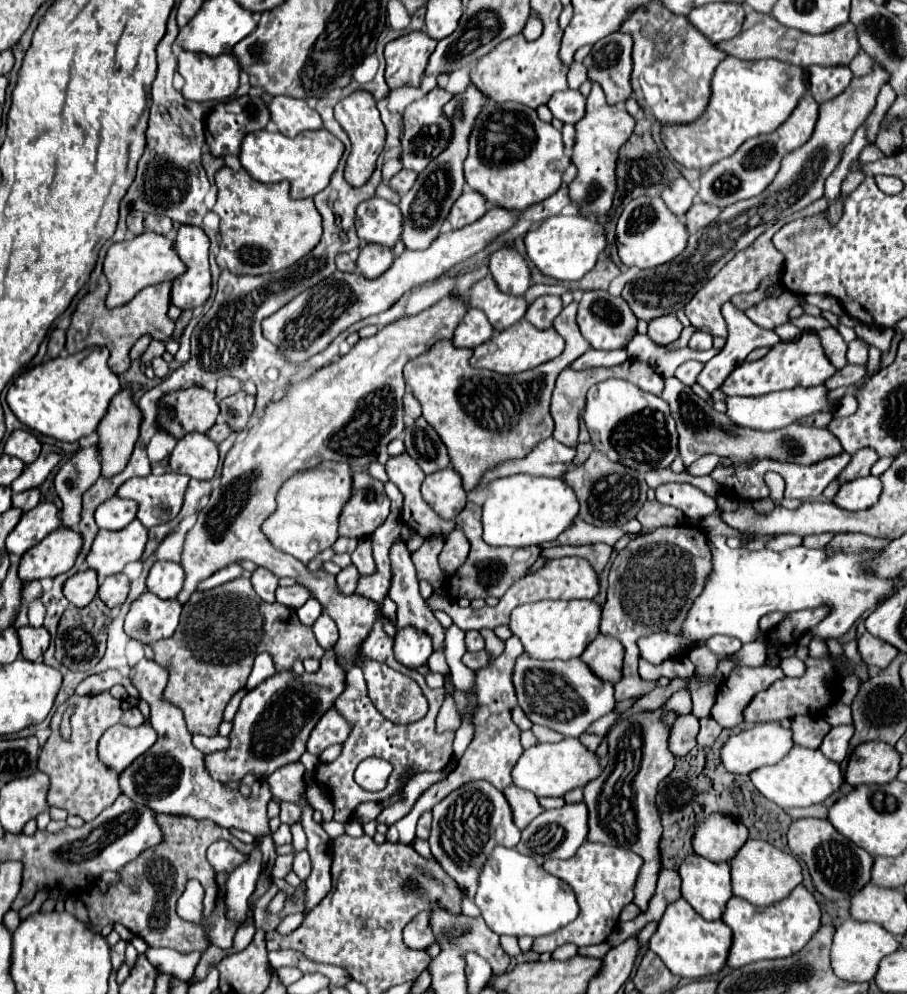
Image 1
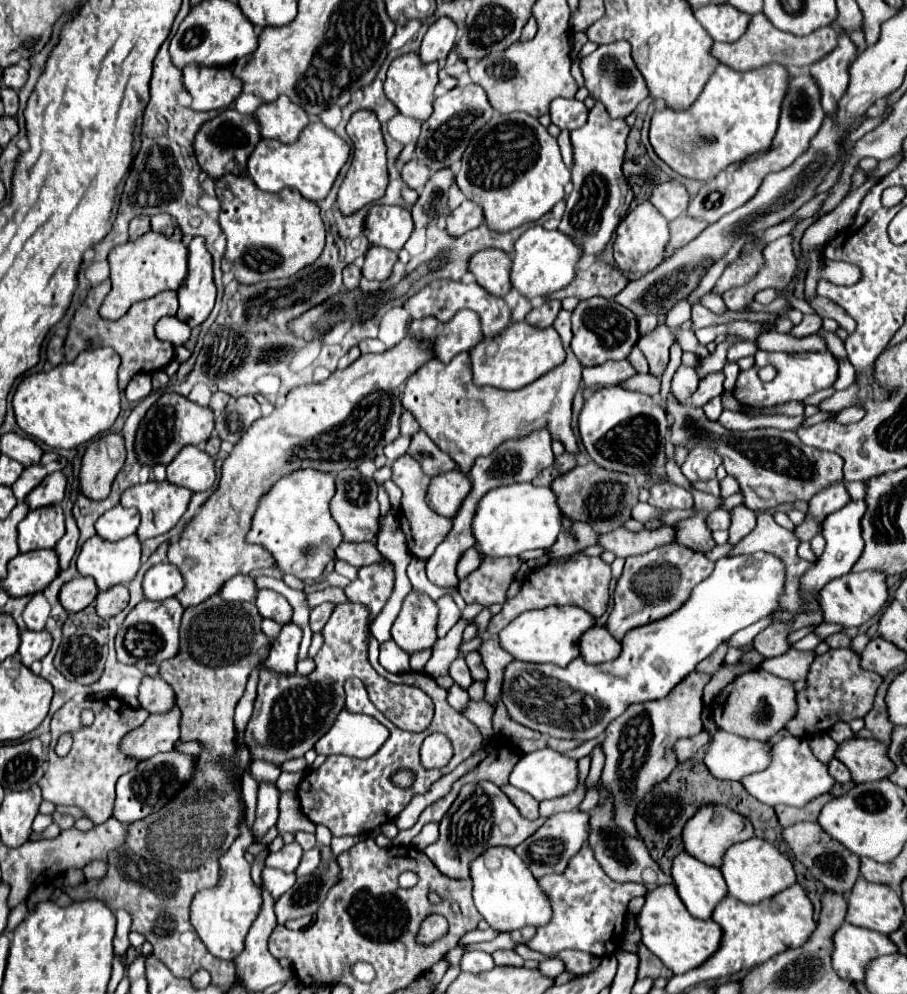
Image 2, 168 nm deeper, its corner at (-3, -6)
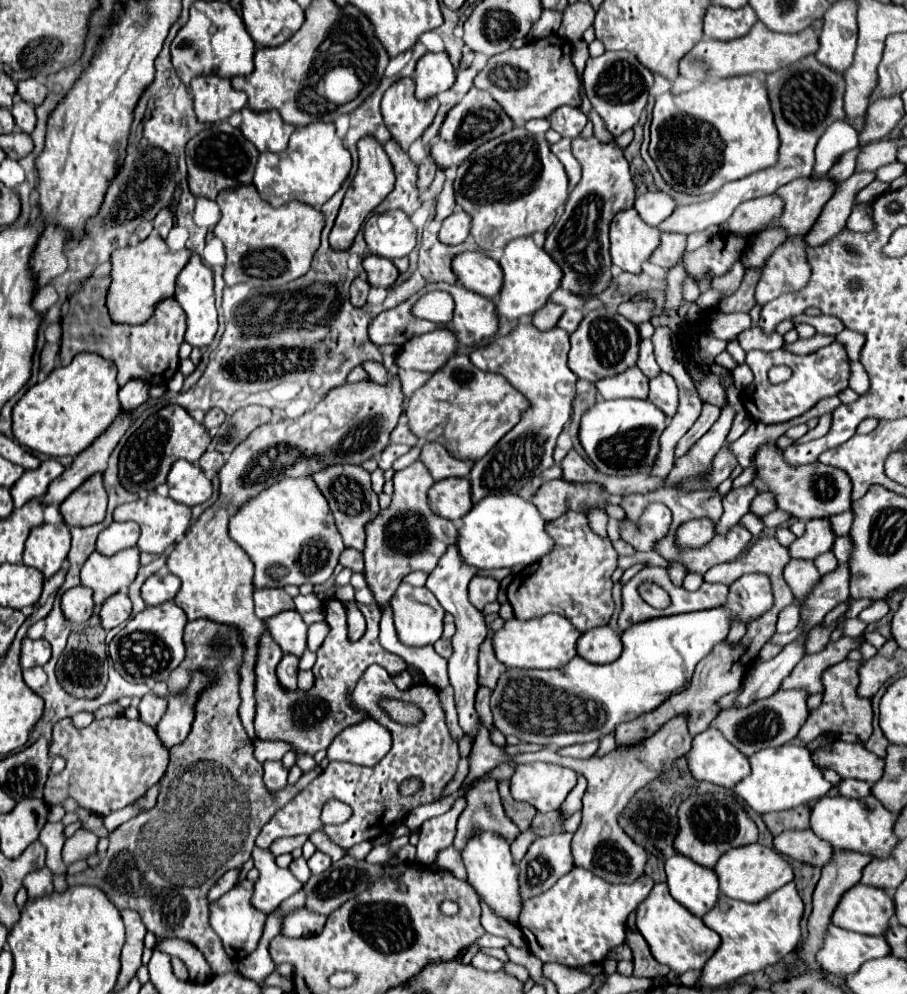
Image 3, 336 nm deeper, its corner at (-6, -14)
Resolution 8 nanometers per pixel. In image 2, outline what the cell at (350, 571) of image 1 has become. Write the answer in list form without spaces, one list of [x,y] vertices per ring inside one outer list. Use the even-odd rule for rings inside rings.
[[[325,602],[325,604],[311,610],[311,630],[313,632],[319,632],[327,624],[329,616],[333,614],[333,608],[335,608],[333,602]]]

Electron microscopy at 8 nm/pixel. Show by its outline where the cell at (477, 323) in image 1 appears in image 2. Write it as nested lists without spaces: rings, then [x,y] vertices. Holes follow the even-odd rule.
[[[459,310],[451,322],[443,324],[437,332],[433,350],[441,362],[451,362],[453,356],[461,352],[469,352],[483,340],[481,320],[477,320],[475,312]]]

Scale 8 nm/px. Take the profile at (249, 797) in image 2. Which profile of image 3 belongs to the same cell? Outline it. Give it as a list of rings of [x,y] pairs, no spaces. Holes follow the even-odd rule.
[[[254,848],[252,858],[254,858],[254,866],[260,872],[260,878],[254,884],[252,906],[262,910],[264,914],[270,914],[286,898],[298,892],[302,888],[302,882],[288,868],[278,868],[274,862],[274,854],[268,850]]]

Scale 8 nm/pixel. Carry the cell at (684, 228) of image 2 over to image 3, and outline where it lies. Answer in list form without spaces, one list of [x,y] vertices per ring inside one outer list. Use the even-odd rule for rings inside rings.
[[[662,232],[660,234],[660,246],[650,256],[650,262],[668,270],[680,262],[684,252],[686,252],[686,236],[684,234]]]

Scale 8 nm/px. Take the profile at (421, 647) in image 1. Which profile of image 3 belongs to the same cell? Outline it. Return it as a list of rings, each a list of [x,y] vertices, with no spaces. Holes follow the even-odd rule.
[[[400,584],[390,606],[394,610],[394,626],[398,638],[406,646],[434,644],[442,636],[444,608],[428,588]]]

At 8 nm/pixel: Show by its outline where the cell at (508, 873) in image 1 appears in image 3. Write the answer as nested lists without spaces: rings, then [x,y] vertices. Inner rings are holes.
[[[476,832],[476,836],[466,842],[466,848],[462,848],[462,862],[468,870],[470,886],[486,900],[486,904],[504,920],[518,922],[522,908],[518,888],[518,866],[512,862],[508,840],[496,836],[494,832]]]

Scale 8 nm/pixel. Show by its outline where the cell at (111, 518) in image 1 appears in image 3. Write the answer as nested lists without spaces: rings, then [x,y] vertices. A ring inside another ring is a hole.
[[[112,522],[106,530],[100,532],[96,540],[96,550],[102,556],[112,556],[120,550],[136,546],[140,536],[140,526],[136,522]]]

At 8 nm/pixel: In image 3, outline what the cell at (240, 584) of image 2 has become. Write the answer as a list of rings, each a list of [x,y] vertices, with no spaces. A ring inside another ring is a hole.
[[[262,588],[256,592],[256,616],[260,620],[268,620],[284,610],[294,610],[294,602],[284,590]]]

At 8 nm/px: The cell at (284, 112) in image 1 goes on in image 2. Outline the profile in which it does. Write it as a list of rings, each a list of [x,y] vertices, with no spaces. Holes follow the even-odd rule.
[[[279,96],[275,102],[261,104],[255,118],[263,138],[277,138],[283,144],[297,142],[303,128],[311,122],[307,112],[285,96]]]

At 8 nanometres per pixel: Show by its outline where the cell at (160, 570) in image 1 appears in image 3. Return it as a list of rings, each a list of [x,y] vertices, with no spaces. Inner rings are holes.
[[[150,576],[140,590],[142,600],[146,602],[146,606],[158,606],[164,604],[168,600],[172,600],[176,596],[176,592],[180,590],[180,580],[176,576]]]

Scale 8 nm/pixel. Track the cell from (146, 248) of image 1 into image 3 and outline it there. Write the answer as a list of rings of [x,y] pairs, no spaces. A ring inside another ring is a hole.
[[[150,234],[136,246],[120,248],[112,252],[112,284],[108,290],[108,310],[114,322],[142,324],[146,322],[156,304],[164,298],[174,296],[174,282],[180,270],[190,260],[192,252],[188,248],[172,252],[158,234]]]

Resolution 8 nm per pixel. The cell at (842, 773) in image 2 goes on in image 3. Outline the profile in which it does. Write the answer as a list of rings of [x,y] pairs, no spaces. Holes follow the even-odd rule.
[[[842,780],[838,792],[846,798],[866,798],[870,794],[870,786],[860,780]]]

